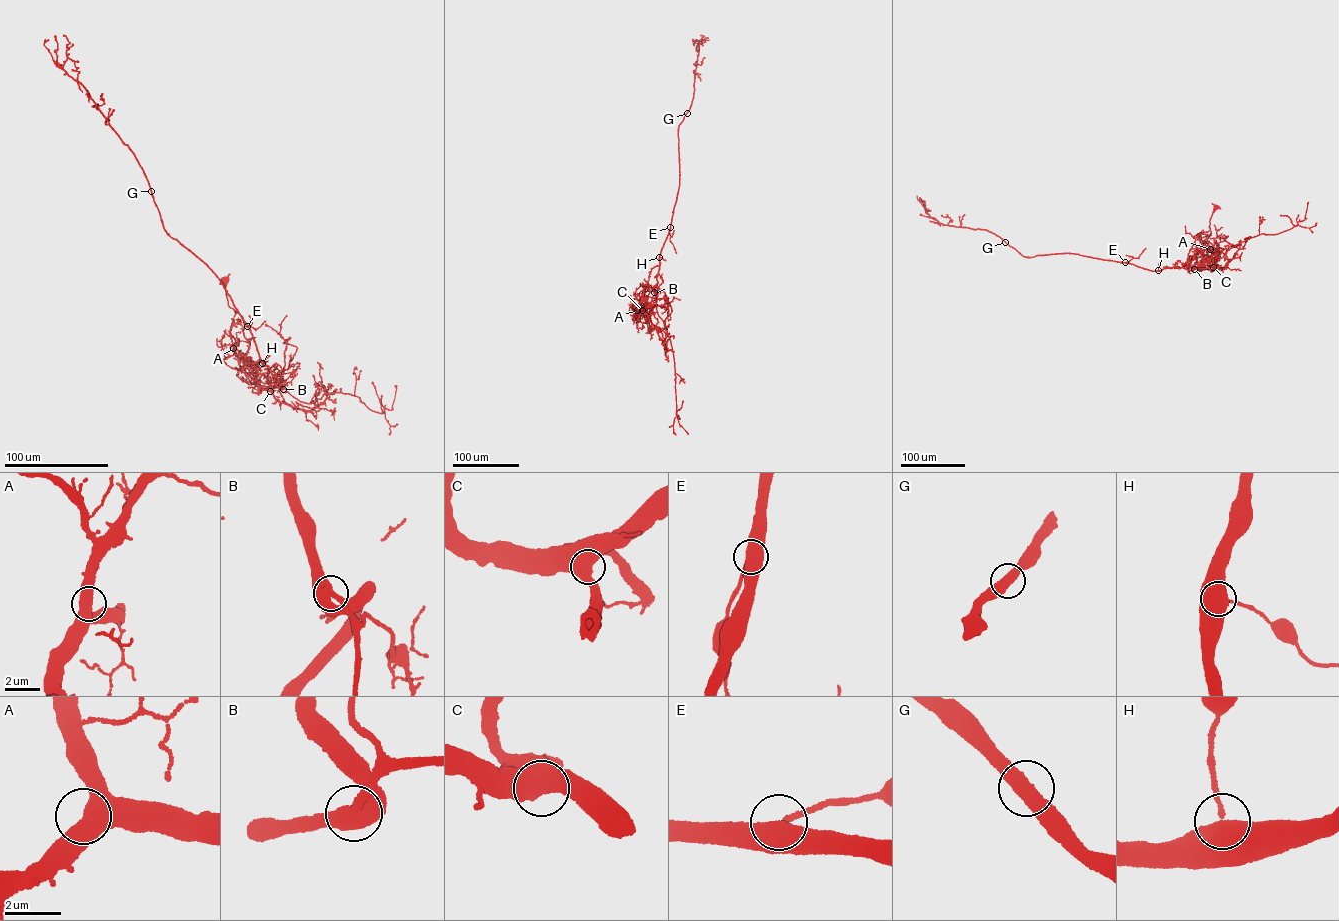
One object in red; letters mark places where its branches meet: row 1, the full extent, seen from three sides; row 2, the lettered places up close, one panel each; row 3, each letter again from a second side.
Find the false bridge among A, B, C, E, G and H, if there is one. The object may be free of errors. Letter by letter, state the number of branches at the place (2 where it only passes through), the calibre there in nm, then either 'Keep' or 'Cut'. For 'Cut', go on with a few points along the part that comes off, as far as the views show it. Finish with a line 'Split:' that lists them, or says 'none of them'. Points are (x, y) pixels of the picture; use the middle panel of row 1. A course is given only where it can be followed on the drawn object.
A: Branches: 2. Thickness 600 nm. Keep
B: Branches: 2. Thickness 500 nm. Keep
C: Branches: 2. Thickness 600 nm. Keep
E: Branches: 2. Thickness 360 nm. Keep
G: Branches: 2. Thickness 500 nm. Keep
H: Branches: 2. Thickness 480 nm. Keep
Split: none of them

